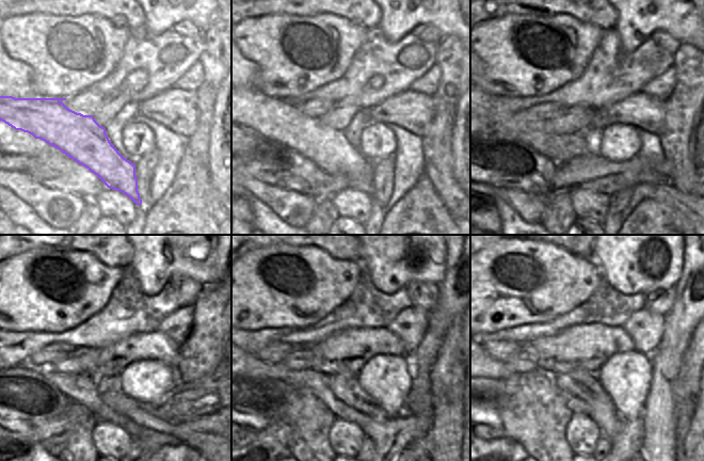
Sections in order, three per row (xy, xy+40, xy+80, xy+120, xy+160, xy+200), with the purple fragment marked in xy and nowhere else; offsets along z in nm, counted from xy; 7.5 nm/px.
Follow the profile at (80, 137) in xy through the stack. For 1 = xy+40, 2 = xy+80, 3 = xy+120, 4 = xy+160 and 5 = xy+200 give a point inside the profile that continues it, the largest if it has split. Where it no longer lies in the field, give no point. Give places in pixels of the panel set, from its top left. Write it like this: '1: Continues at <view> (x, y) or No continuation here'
1: Continues at xy+40 (280, 120)
2: Continues at xy+80 (505, 114)
3: Continues at xy+120 (14, 348)
4: Continues at xy+160 (253, 340)
5: Continues at xy+200 (527, 333)

